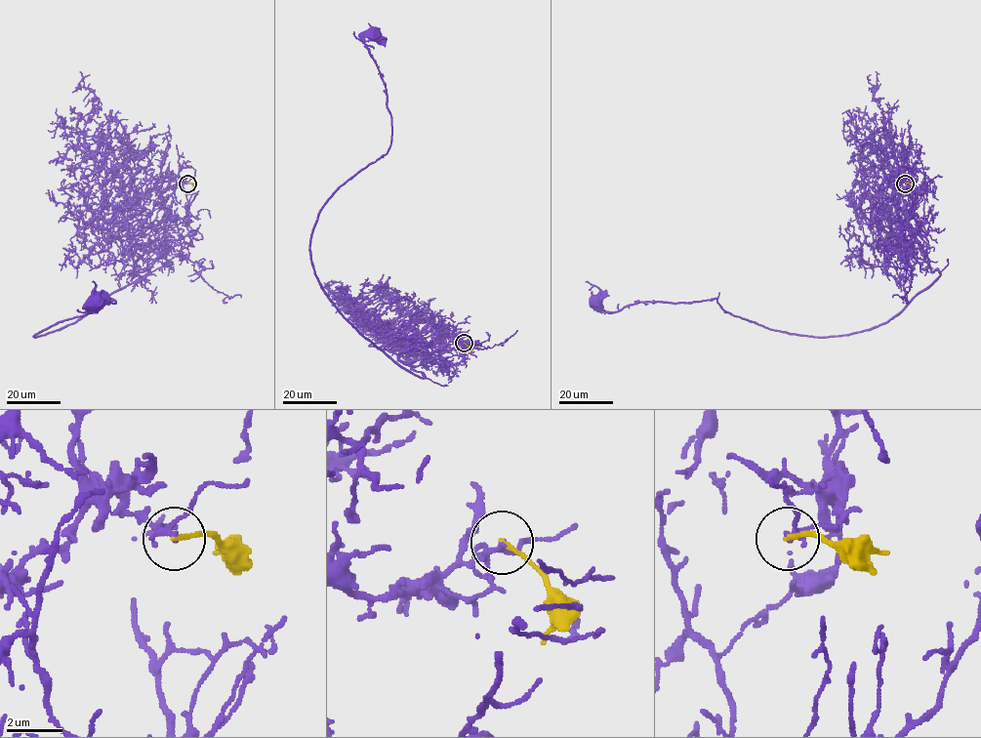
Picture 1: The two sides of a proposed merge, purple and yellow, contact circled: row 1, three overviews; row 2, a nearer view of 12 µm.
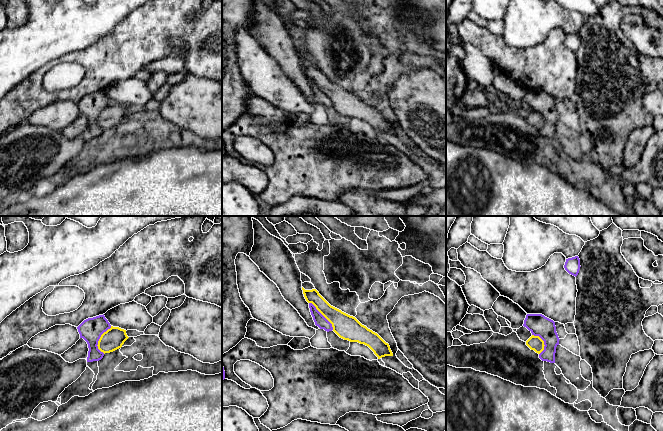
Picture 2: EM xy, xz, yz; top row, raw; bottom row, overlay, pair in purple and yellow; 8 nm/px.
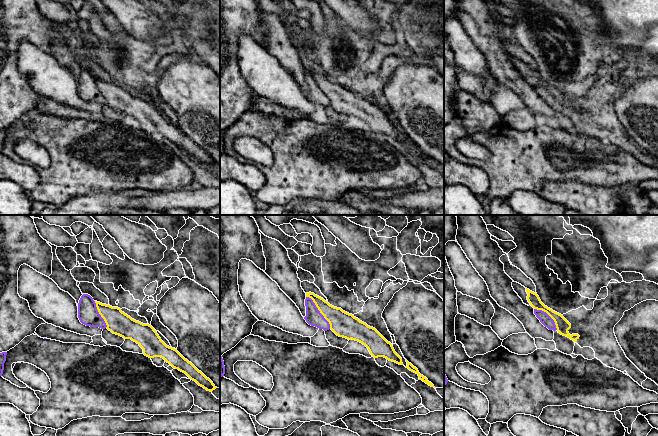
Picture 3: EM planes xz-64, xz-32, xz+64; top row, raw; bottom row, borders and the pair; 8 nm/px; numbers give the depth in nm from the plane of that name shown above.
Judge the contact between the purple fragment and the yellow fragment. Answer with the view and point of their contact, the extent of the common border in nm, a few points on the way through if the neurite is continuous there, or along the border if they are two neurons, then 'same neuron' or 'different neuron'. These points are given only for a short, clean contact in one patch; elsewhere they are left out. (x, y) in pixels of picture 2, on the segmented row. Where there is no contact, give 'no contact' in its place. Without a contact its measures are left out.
meets purple in xy at (99, 338); contact 240 nm long; border along xy (111, 326), (101, 335), (98, 341), (97, 347), (103, 353); different neuron

